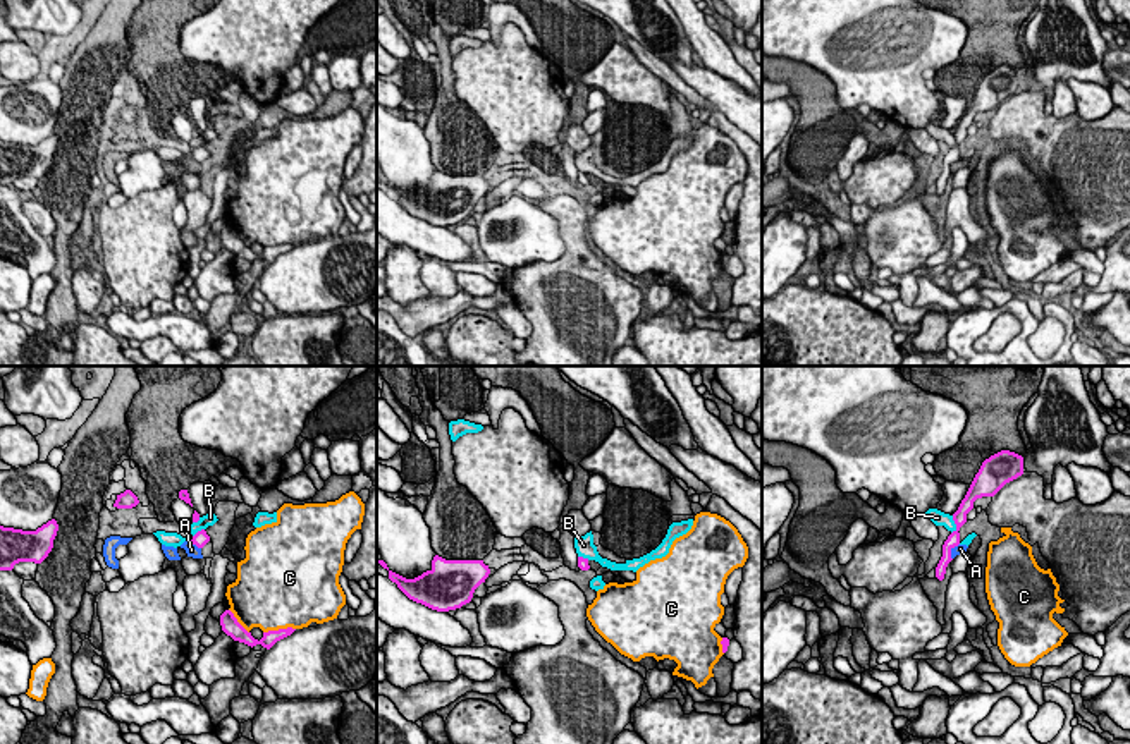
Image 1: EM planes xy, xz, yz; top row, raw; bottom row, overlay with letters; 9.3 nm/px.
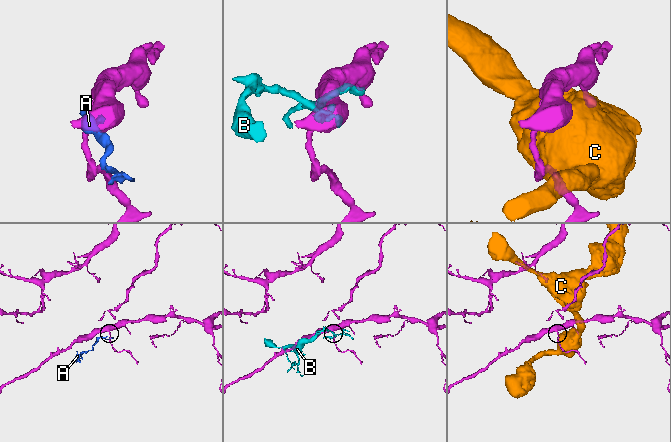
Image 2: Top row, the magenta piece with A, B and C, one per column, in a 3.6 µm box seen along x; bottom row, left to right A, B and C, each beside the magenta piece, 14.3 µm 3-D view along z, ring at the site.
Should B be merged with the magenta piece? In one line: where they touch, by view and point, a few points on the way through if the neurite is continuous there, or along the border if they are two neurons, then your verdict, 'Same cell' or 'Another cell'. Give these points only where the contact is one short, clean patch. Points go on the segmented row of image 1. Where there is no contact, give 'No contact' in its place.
Touches magenta at yz (955, 523). Another cell

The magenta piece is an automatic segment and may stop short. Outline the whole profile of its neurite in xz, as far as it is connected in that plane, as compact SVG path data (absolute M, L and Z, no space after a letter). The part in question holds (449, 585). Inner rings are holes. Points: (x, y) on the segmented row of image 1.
M439 555L432 569L415 579L389 570L389 579L413 601L437 612L449 612L470 603L475 589L485 582L490 569L483 560L445 560Z

